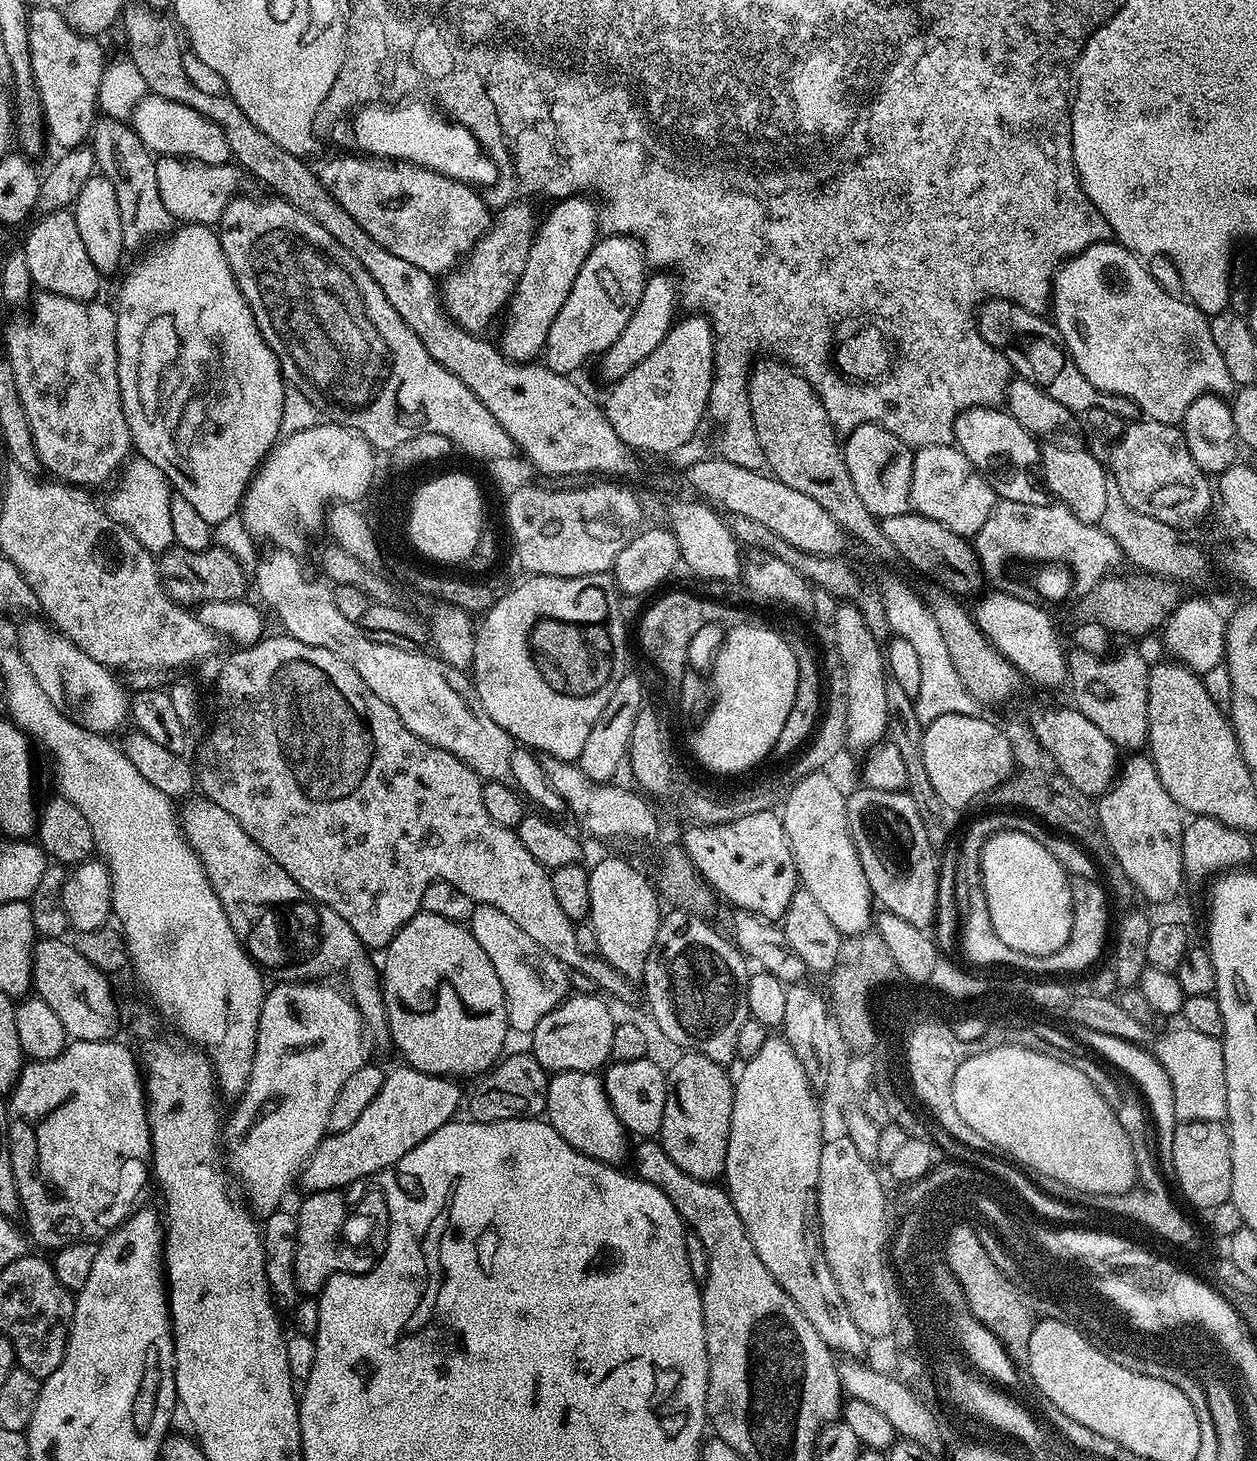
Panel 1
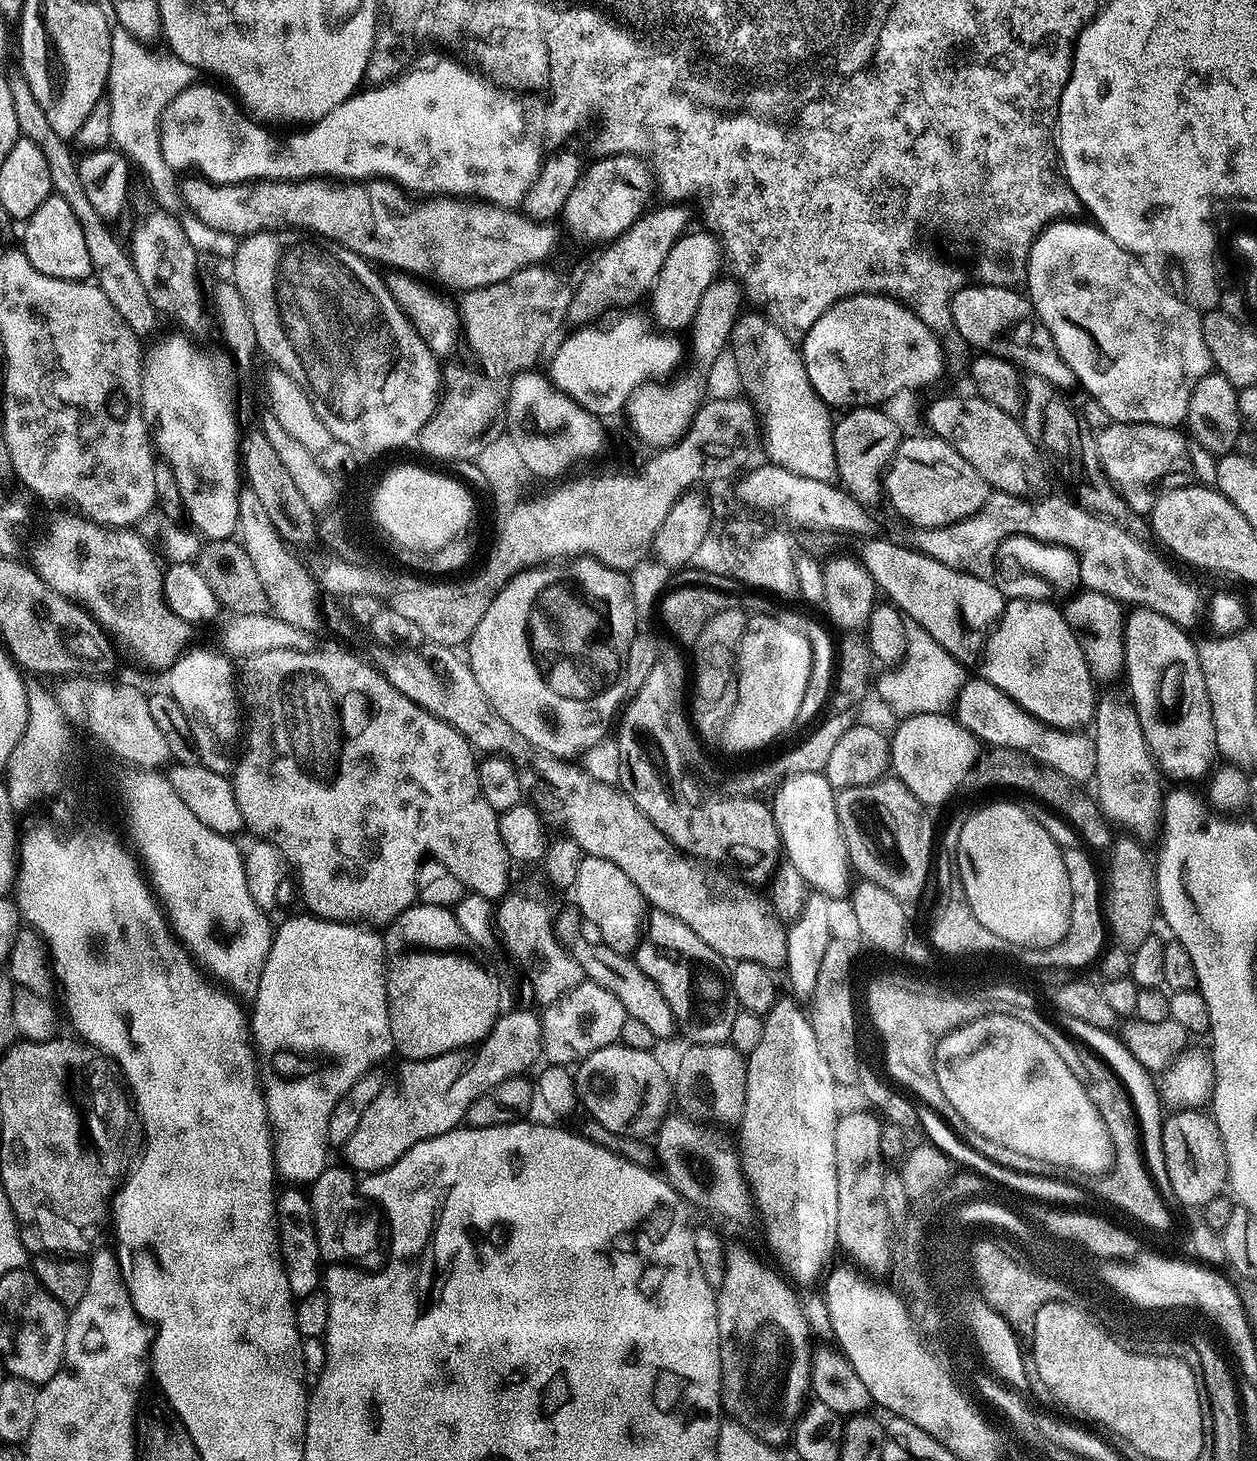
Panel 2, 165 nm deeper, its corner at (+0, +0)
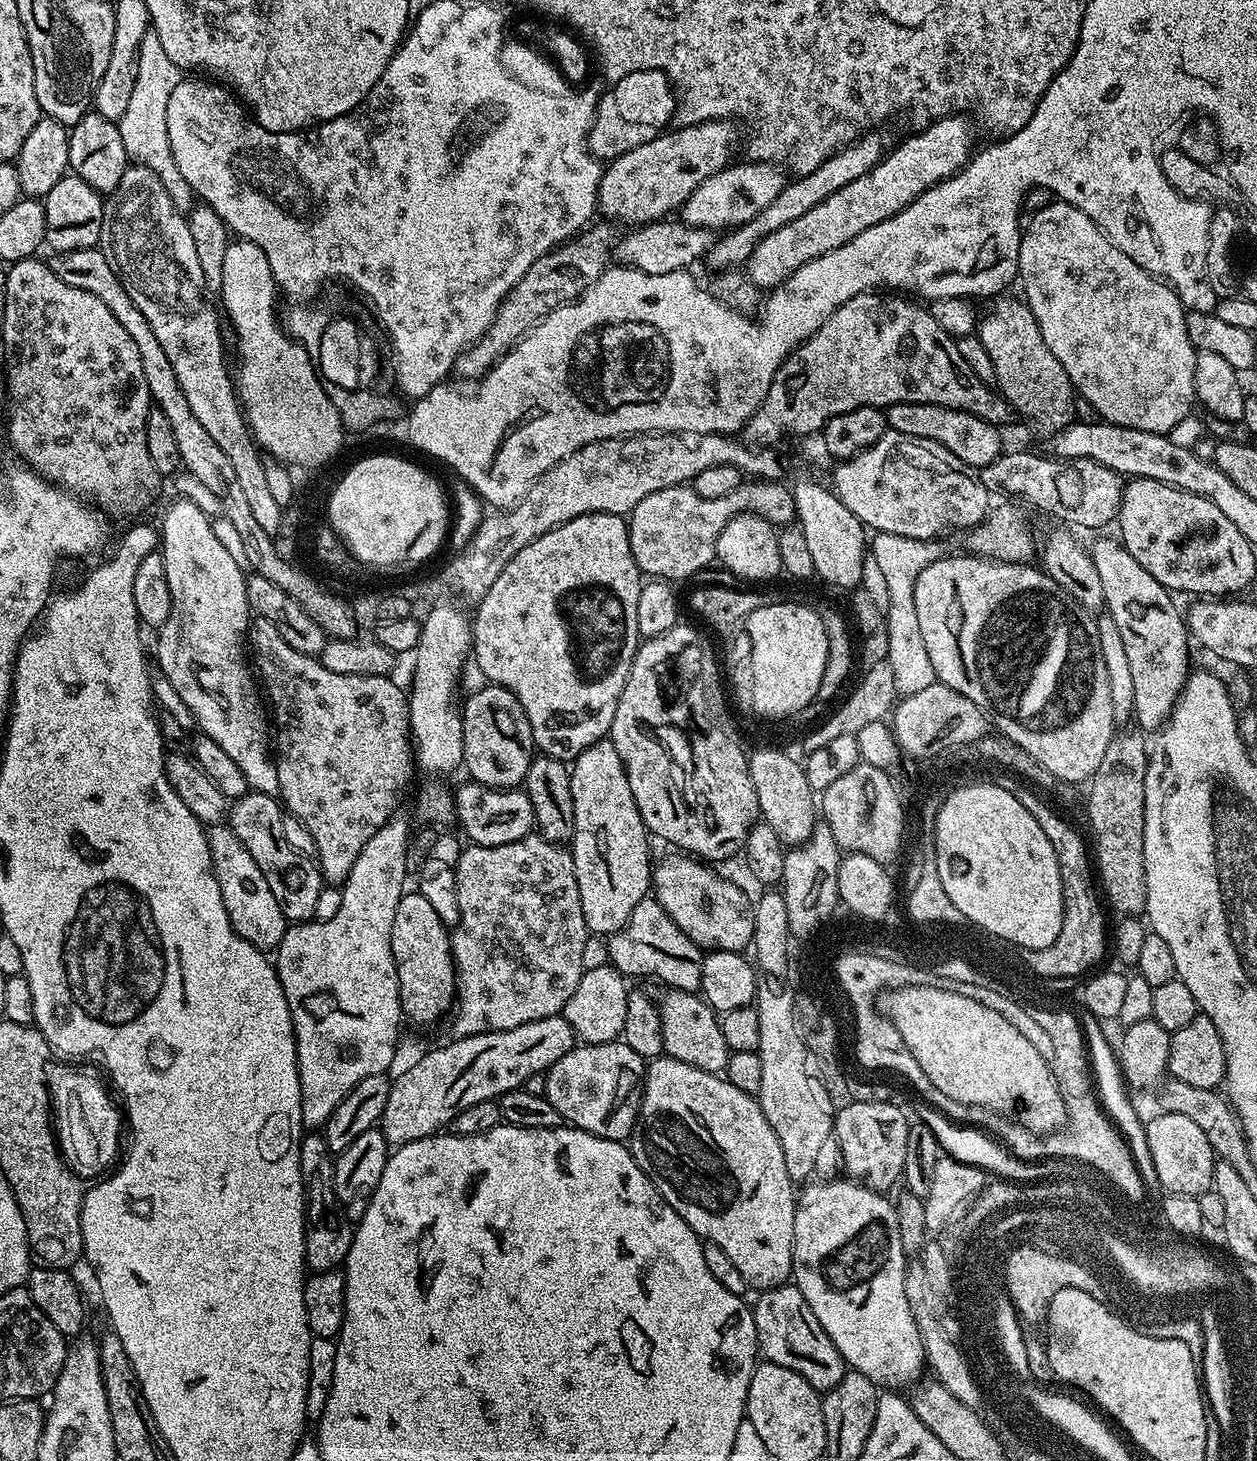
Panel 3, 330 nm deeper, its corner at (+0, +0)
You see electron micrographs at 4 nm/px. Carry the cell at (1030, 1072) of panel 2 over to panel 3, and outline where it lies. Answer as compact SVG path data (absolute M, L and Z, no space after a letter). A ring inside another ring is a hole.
M908 982L899 988L885 991L878 1007L895 1024L902 1042L910 1050L914 1062L922 1066L922 1074L955 1102L988 1106L991 1111L1011 1117L1031 1132L1053 1133L1065 1123L1066 1115L1055 1078L1047 1059L1038 1054L997 1010L975 1001L963 991L941 986L931 988L923 982Z

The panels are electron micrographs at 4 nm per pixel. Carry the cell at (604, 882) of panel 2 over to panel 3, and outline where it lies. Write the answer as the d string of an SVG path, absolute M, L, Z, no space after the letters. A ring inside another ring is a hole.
M611 739L599 740L594 746L582 750L576 759L571 761L570 794L574 798L574 834L570 841L570 851L574 862L574 874L578 882L578 894L582 898L582 914L586 918L589 933L607 938L617 932L634 914L634 906L642 902L650 892L652 883L653 861L648 861L648 840L650 833L644 827L630 794L630 782L618 750L614 750Z

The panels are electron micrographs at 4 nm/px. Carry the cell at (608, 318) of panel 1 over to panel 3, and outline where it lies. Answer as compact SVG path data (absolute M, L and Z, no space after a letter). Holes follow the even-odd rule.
M771 162L736 163L729 163L722 171L703 180L690 194L682 205L682 219L685 224L700 224L704 228L726 230L753 220L766 206L770 206L770 202L774 202L774 198L778 198L778 194L782 194L786 183L783 167Z

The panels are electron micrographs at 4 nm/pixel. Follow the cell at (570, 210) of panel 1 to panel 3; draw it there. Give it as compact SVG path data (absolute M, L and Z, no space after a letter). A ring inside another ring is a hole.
M702 120L698 124L680 126L675 129L677 132L665 131L650 142L634 146L634 150L611 161L600 174L600 189L596 194L599 215L621 225L628 224L624 226L639 226L675 213L672 211L675 208L677 211L703 180L728 167L733 159L732 127L734 124L730 120Z

